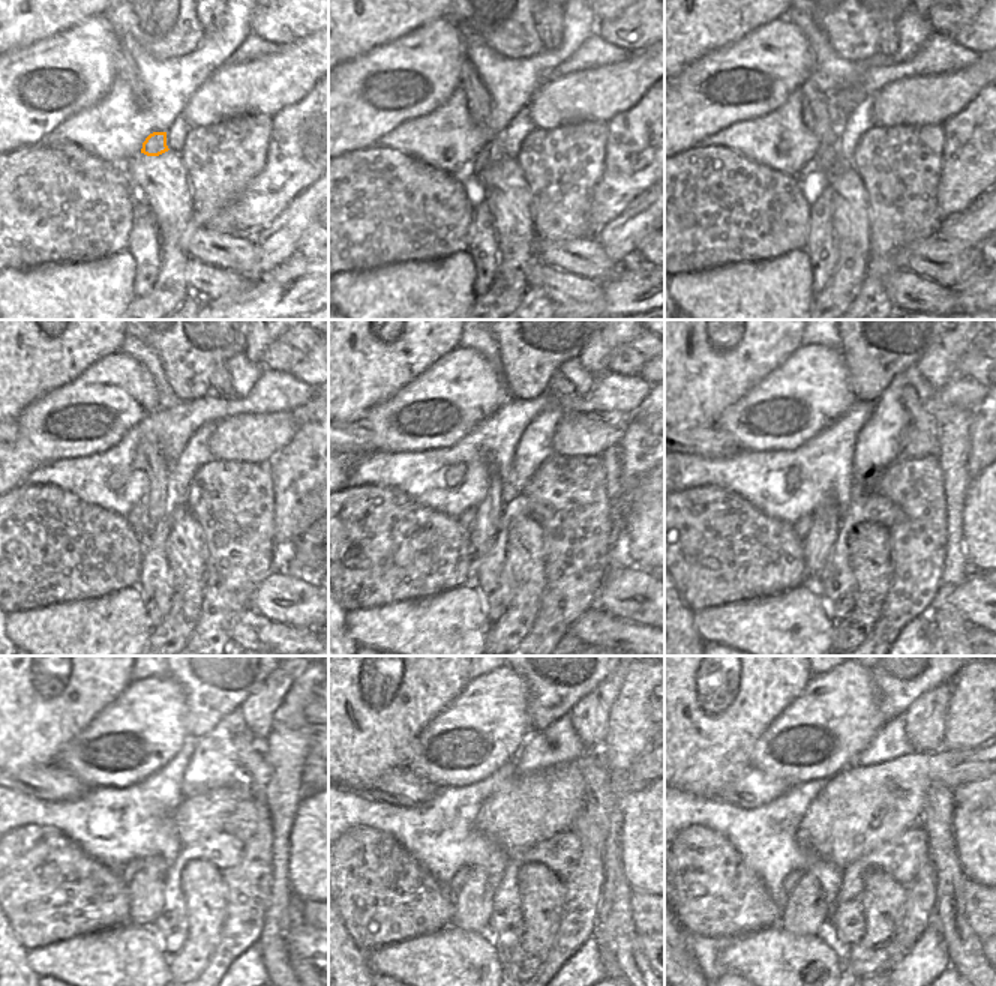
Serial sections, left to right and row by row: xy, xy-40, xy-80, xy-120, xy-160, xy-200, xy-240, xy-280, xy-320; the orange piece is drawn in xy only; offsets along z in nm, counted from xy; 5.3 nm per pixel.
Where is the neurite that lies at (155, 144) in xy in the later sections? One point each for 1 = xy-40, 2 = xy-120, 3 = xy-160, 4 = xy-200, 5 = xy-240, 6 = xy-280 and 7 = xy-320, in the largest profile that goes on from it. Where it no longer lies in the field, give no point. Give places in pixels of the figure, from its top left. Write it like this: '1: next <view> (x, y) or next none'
1: next xy-40 (492, 150)
2: next xy-120 (137, 518)
3: next xy-160 (467, 520)
4: next xy-200 (801, 527)
5: next xy-240 (126, 874)
6: next xy-280 (461, 875)
7: next xy-320 (794, 878)

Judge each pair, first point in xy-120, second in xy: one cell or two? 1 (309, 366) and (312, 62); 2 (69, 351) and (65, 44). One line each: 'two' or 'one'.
1: two
2: two

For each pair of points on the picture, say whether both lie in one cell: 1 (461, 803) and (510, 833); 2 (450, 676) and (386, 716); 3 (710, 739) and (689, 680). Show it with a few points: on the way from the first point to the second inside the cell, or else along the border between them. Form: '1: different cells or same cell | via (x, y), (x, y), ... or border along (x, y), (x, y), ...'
1: different cells | border along (500, 785), (476, 818), (476, 829), (494, 844)
2: same cell | via (434, 683), (408, 704), (402, 706)
3: same cell | via (698, 724), (692, 718), (689, 695)

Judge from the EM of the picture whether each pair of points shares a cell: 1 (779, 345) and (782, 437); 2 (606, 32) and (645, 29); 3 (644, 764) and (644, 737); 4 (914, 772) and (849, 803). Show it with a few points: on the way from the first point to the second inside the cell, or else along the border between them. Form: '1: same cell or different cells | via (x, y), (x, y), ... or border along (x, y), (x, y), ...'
1: different cells | border along (801, 344), (750, 387)
2: same cell | via (615, 32), (636, 30)
3: different cells | border along (648, 749), (623, 773), (615, 773)
4: same cell | via (897, 775), (887, 775), (866, 796)

